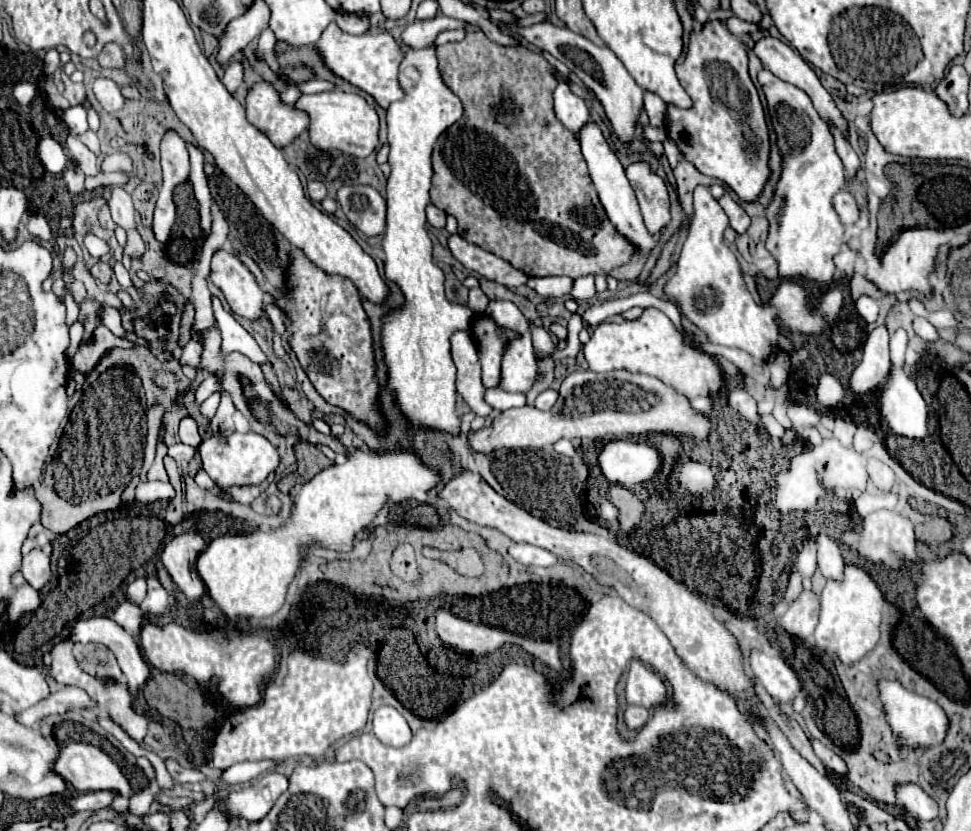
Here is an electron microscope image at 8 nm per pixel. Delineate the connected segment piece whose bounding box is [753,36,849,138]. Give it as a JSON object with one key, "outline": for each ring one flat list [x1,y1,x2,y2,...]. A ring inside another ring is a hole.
{"outline":[[765,36,765,38,761,38,761,40,757,40,757,42,755,42,753,52,755,52,755,56,763,62,763,66,765,66,767,70,771,70,775,76,779,76,781,80,791,82,791,84,795,84,797,88,801,88,803,92,807,92,807,96,811,98,811,102,813,102,815,110,819,112,819,116,821,116,825,122,833,122,833,126,837,126,837,130,841,130,841,134,845,134,845,138,849,138,849,124,847,124,845,116,841,114,841,110,837,108,837,104,835,104,833,96,831,96,831,94,821,86,821,82,819,82,817,74,815,74,815,72,811,70,811,66,809,66,809,64,799,56,799,52,797,52,797,50,793,50,791,46,787,46,785,42,777,40,777,38]]}

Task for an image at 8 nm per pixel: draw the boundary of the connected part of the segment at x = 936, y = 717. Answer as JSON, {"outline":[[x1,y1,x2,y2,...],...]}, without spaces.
{"outline":[[885,680,879,682,879,692,881,692,881,700,885,704,885,712,887,712,887,722,891,724,893,732,899,736,901,742,909,744,909,746,919,746,921,750,939,744,945,738,945,730,947,730,947,716,945,712,929,698,917,696,909,690,905,690,899,682,895,680]]}

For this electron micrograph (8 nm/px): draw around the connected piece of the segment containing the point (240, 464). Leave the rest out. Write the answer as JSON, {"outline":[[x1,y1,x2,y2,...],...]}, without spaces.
{"outline":[[236,417,236,430,229,438,210,437,199,444,203,470,213,478,217,486,243,486,243,484,259,484,281,464,281,454,277,446,273,446,263,434,250,429,252,418]]}

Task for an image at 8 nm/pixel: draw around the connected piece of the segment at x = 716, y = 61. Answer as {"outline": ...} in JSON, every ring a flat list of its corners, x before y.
{"outline":[[711,20,705,22,697,32,691,32,685,62,677,66,677,78,685,92,689,94,689,98,693,100,693,106,687,110,667,106,667,136,677,144,681,156,689,160,699,172,723,180,727,186,735,190,735,194,741,200,753,202,769,176,767,170,769,132,765,112,759,102,759,94,749,78,747,64,749,64,747,46,737,36,733,36,723,22]]}

